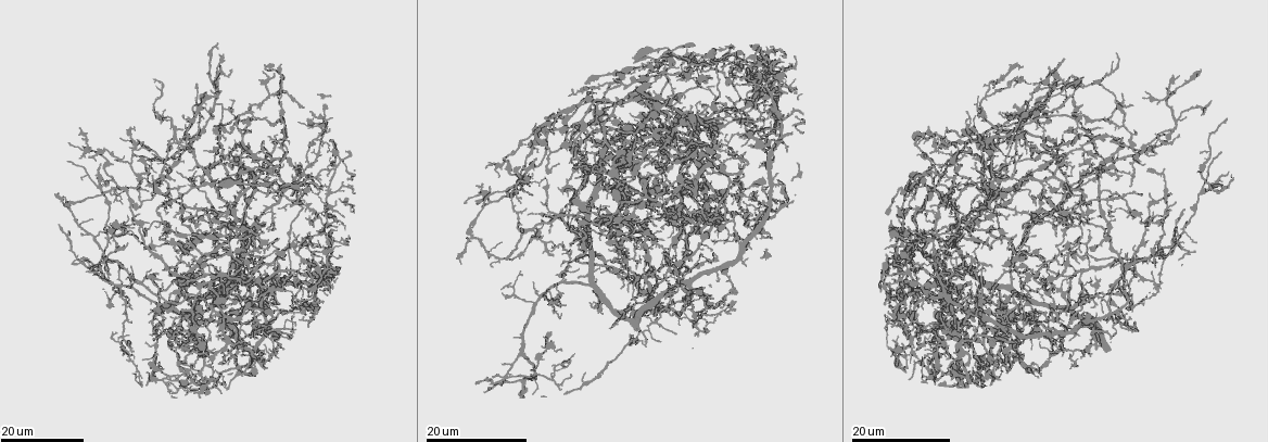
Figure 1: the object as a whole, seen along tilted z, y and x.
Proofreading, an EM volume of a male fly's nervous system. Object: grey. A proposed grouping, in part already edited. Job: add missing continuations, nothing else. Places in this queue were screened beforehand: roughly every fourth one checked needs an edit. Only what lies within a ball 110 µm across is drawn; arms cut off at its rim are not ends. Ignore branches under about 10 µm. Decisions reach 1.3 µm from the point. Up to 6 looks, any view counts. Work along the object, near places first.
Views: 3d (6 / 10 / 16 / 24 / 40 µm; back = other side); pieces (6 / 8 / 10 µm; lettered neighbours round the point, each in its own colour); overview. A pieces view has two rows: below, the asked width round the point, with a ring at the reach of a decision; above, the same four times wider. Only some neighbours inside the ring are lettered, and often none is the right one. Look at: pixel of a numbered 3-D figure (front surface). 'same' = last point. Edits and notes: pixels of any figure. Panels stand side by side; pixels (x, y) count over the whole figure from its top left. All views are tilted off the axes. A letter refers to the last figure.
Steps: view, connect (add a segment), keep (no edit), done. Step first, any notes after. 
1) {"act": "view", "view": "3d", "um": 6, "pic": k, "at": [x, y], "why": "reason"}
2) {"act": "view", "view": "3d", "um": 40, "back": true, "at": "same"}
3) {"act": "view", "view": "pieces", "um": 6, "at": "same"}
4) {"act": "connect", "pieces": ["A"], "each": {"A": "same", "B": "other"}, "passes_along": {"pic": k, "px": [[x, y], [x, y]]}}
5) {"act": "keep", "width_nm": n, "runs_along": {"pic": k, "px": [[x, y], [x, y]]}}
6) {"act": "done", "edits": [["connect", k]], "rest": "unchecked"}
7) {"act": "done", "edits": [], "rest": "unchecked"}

{"act": "view", "view": "3d", "um": 16, "pic": 1, "at": [992, 264], "why": "branch stops here"}

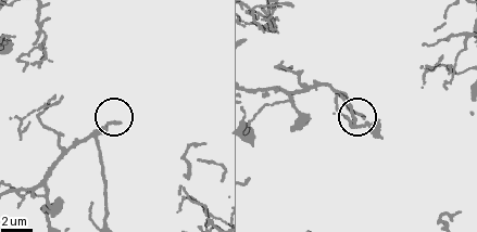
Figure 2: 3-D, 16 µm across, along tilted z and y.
{"act": "view", "view": "pieces", "um": 8, "pic": 2, "at": [119, 123]}

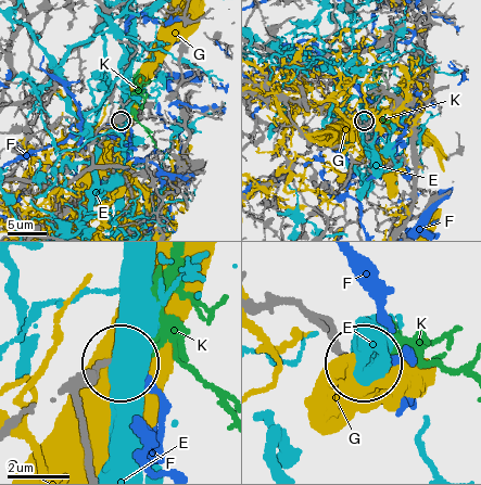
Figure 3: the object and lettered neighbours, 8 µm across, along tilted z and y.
{"act": "connect", "pieces": ["K"], "width_nm": 160, "each": {"E": "other", "F": "other", "G": "other", "K": "same"}, "found": "the cell continues"}

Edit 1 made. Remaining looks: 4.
{"act": "view", "view": "3d", "um": 16, "pic": 1, "at": [1059, 80], "why": "tapers out"}

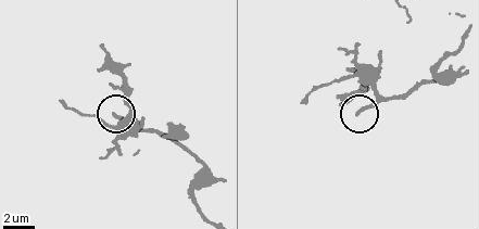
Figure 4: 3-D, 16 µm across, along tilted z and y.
{"act": "view", "view": "pieces", "um": 6, "pic": 4, "at": [115, 114]}

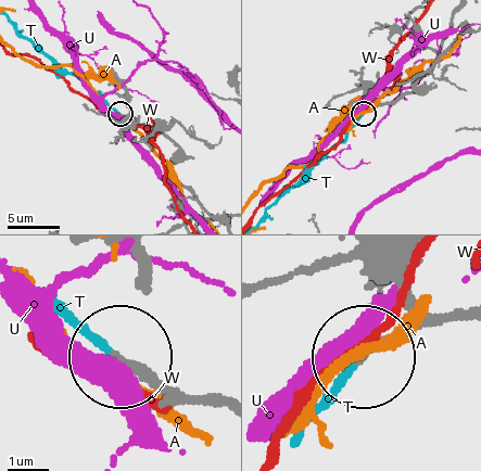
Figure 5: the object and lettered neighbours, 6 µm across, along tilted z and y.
{"act": "connect", "pieces": ["T"], "width_nm": 190, "each": {"A": "other", "T": "same", "U": "other", "W": "other"}, "found": "it goes on there"}

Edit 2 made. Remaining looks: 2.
{"act": "done", "edits": [["connect", 3], ["connect", 5]], "rest": "unchecked"}

